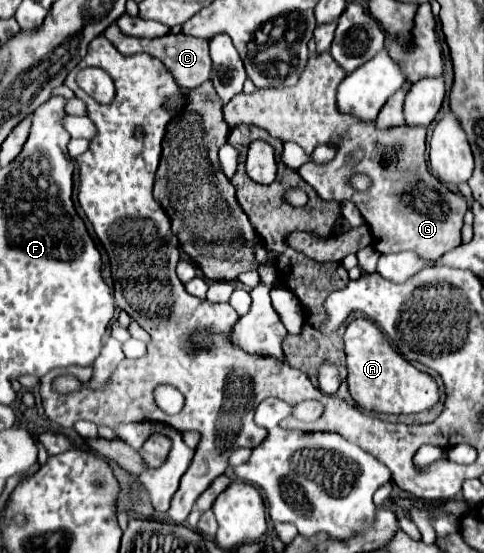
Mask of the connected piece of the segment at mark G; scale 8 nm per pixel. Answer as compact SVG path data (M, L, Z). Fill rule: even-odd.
M330 53L310 55L296 87L256 89L254 93L242 91L224 105L224 119L230 127L240 123L262 127L272 137L298 143L308 155L318 143L334 145L334 161L326 165L302 165L298 169L302 179L322 199L354 201L366 219L374 237L374 247L380 253L414 251L422 259L440 259L444 253L460 245L462 217L466 213L464 197L452 193L434 175L430 175L424 147L426 127L400 125L380 131L374 121L360 121L338 111L336 89L344 75L344 69L336 65ZM352 173L370 175L370 189L364 193L352 191L348 185L348 177Z

